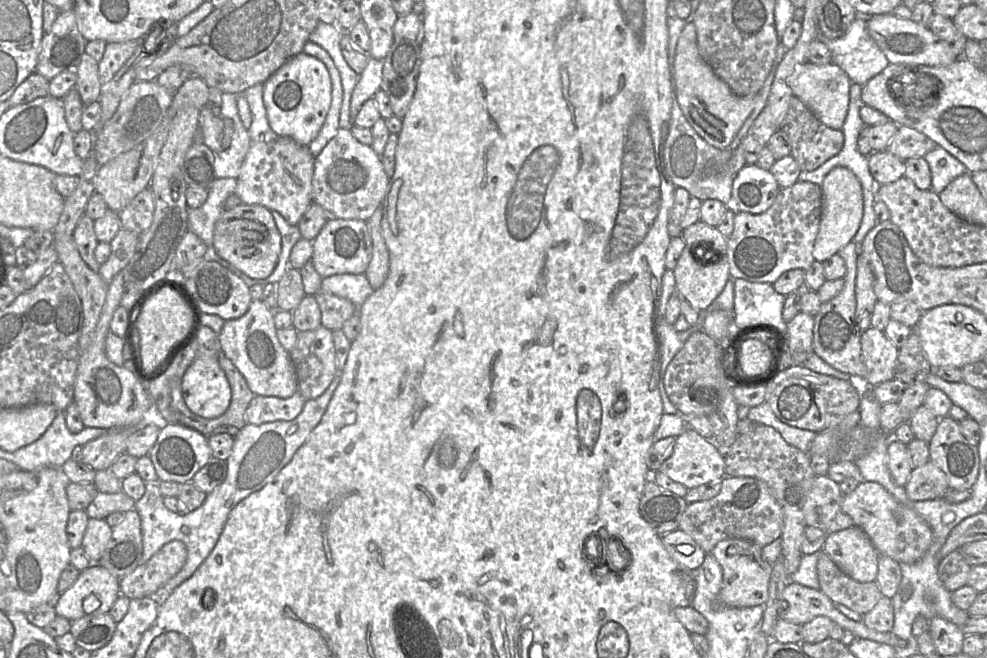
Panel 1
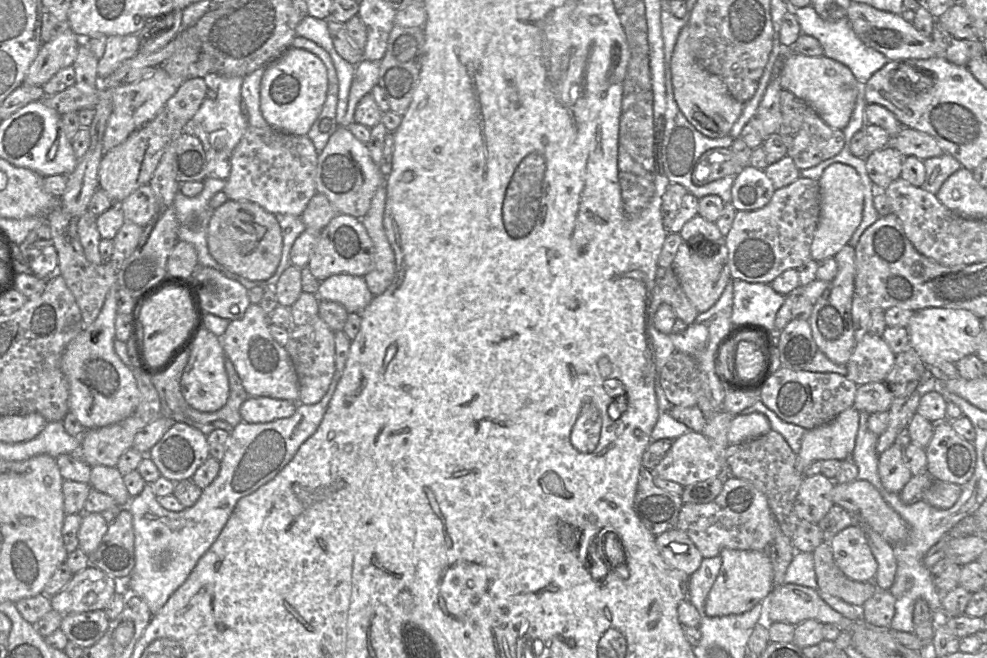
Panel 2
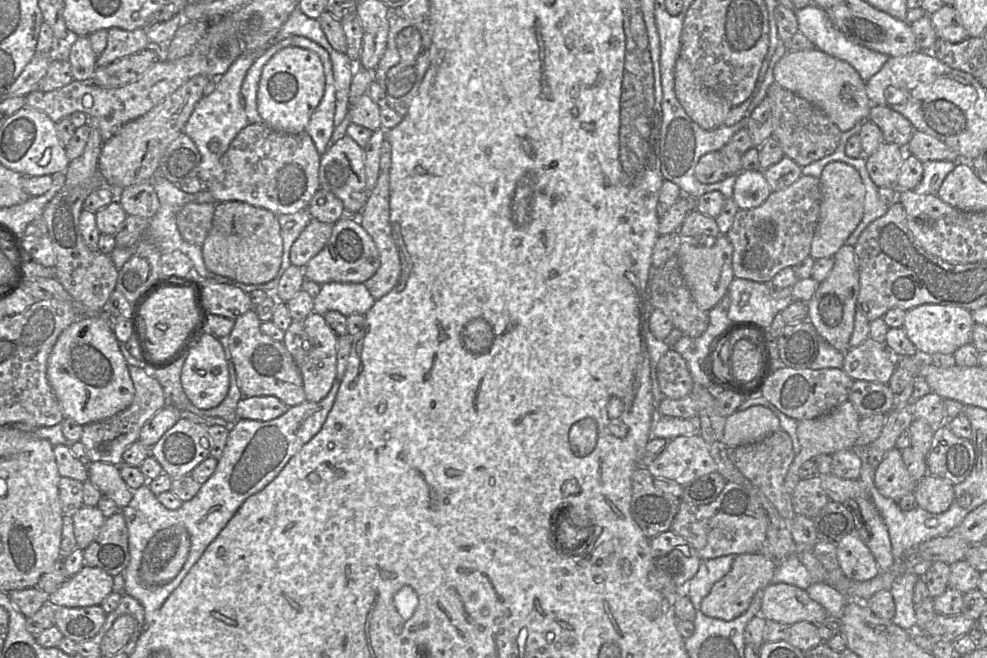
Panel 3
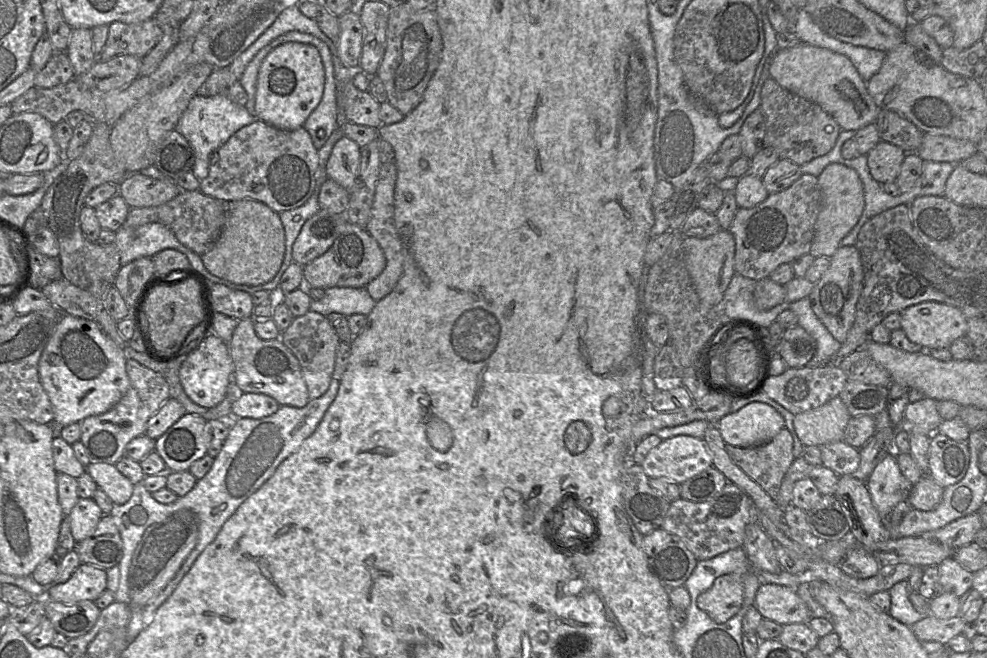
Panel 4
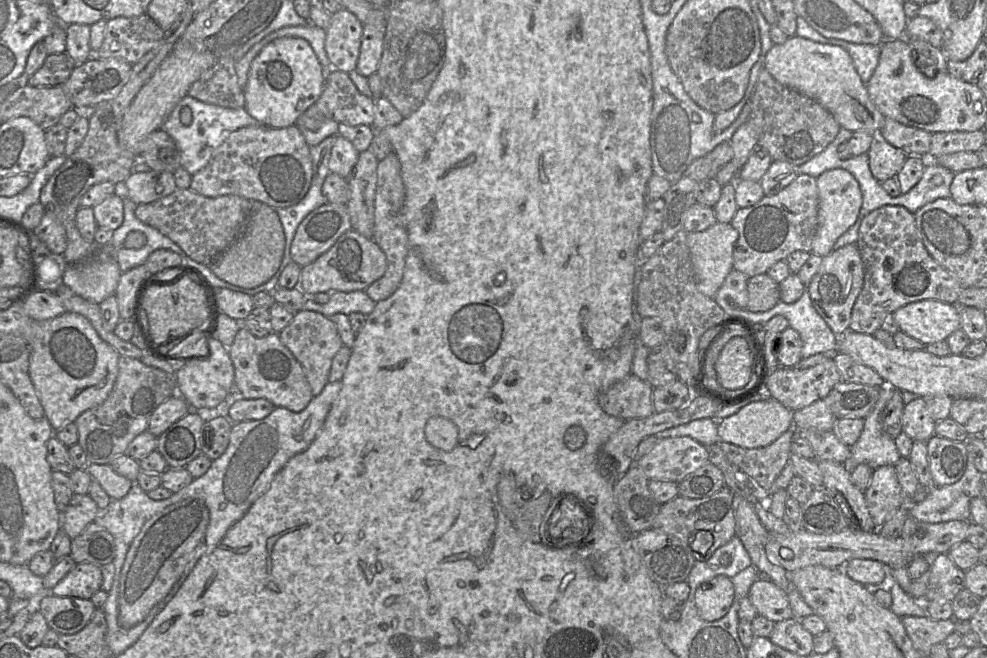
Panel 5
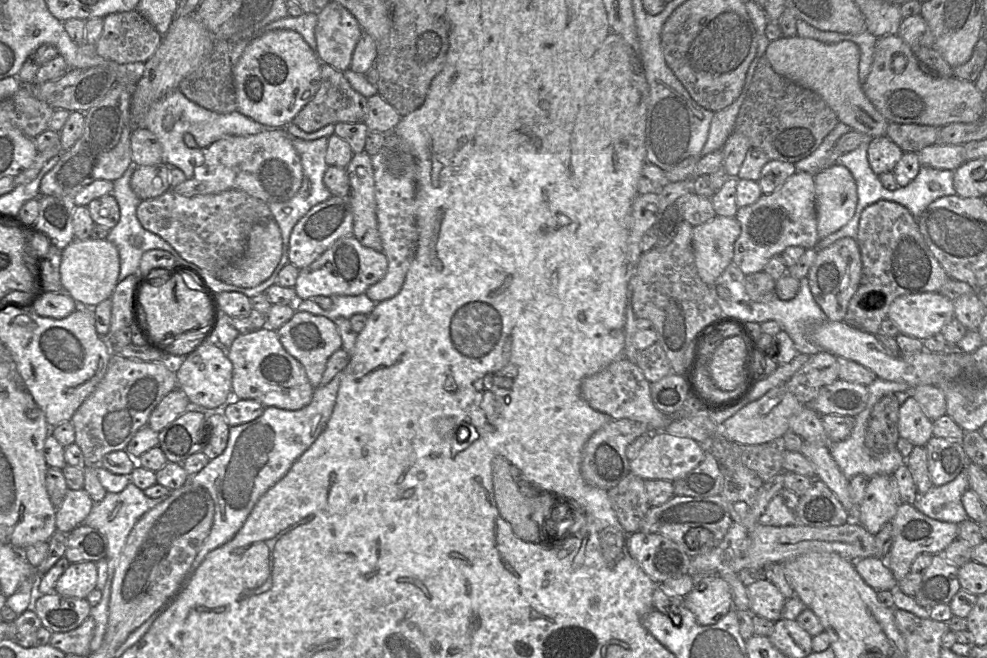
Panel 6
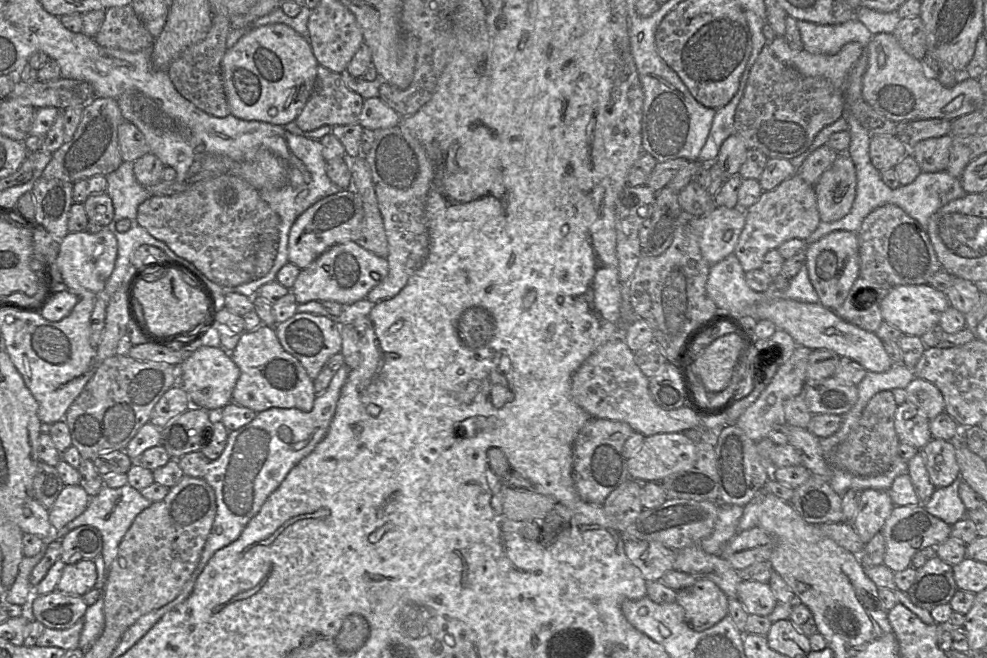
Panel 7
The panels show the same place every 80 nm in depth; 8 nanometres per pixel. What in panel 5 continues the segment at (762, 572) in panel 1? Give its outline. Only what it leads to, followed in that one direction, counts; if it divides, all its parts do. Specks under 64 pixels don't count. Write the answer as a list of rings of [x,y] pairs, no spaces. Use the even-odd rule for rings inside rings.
[[[719,575],[696,589],[694,600],[701,618],[712,622],[720,620],[728,613],[734,597],[735,589],[731,579]]]

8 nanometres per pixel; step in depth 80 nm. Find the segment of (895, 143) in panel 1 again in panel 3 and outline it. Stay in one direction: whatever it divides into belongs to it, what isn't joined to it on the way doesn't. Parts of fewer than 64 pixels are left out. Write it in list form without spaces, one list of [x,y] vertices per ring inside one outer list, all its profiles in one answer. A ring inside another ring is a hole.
[[[915,130],[905,149],[907,153],[916,156],[921,162],[947,160],[957,163],[960,160],[959,155],[945,143],[920,130]]]

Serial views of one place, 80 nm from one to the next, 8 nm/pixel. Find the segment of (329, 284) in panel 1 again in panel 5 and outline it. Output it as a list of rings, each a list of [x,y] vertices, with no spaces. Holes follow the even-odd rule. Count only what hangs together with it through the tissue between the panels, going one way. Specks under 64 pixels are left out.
[[[365,290],[334,291],[330,292],[329,301],[325,304],[318,304],[307,297],[303,309],[320,312],[327,317],[337,313],[346,315],[363,313],[367,316],[374,310],[375,304],[376,302],[368,296]]]

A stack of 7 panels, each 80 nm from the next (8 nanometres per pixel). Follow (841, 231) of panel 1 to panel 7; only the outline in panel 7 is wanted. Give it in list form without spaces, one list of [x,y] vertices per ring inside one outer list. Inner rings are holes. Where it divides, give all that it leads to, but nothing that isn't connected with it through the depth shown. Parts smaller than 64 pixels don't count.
[[[847,152],[839,153],[814,185],[817,208],[822,222],[846,216],[856,196],[856,170]]]

